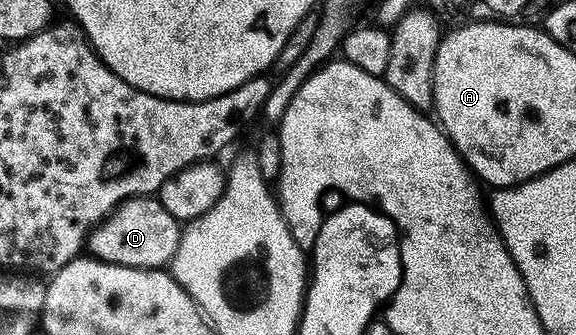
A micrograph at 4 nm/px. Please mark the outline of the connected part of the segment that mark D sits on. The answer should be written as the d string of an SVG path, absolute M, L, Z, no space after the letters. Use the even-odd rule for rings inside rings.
M134 197L105 218L87 239L86 248L96 261L134 269L166 270L181 247L184 226L155 197Z

